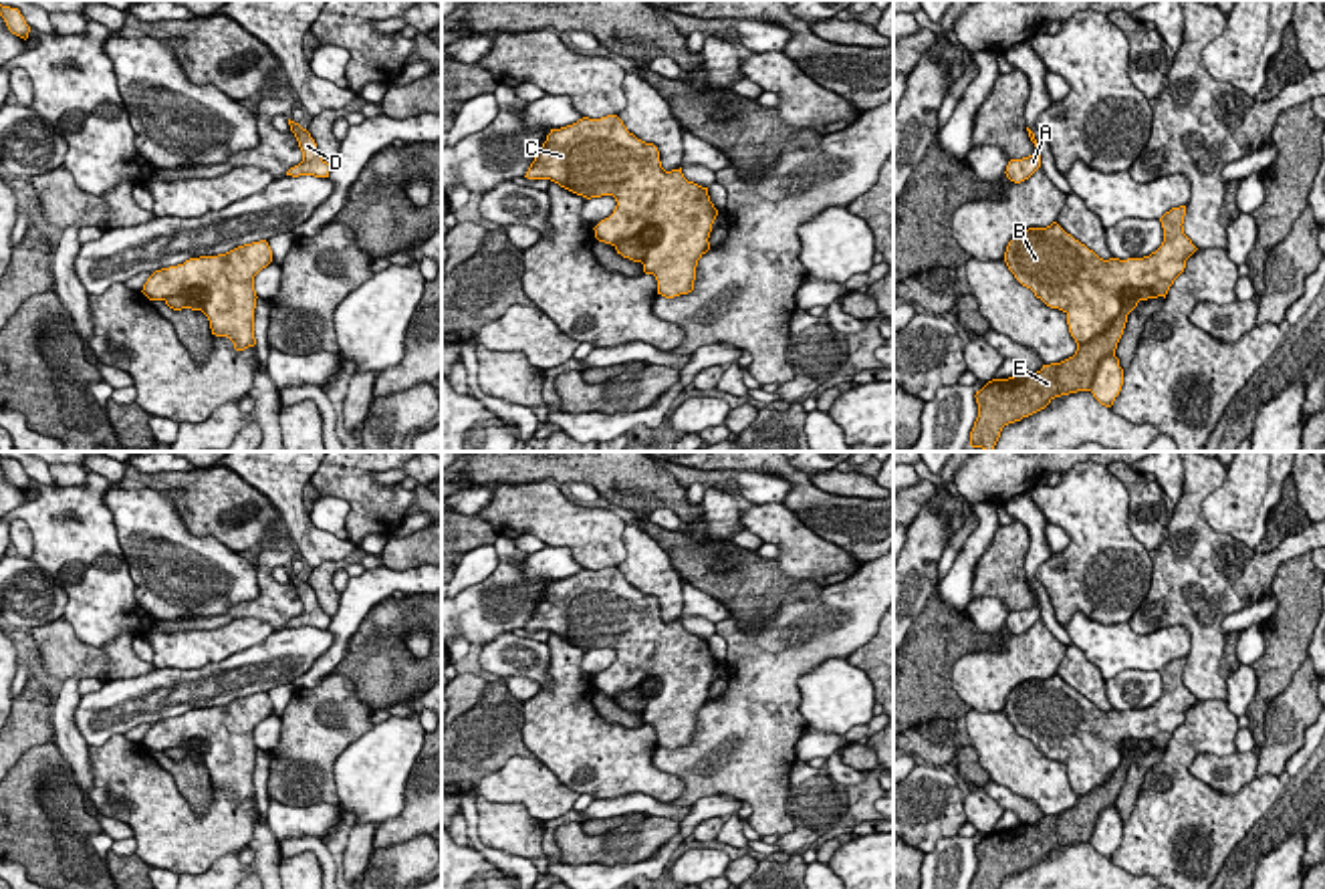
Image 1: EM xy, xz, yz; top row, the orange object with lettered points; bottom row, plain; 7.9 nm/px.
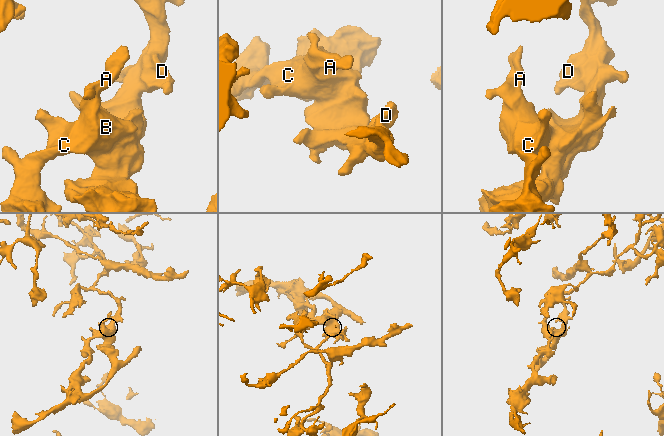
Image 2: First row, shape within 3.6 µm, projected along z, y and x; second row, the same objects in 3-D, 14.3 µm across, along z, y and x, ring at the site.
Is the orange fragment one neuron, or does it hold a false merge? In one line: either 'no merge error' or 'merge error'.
merge error

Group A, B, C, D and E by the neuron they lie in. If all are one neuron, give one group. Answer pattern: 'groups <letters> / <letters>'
groups A B C D / E

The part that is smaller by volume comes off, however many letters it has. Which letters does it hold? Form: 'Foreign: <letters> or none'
Foreign: E

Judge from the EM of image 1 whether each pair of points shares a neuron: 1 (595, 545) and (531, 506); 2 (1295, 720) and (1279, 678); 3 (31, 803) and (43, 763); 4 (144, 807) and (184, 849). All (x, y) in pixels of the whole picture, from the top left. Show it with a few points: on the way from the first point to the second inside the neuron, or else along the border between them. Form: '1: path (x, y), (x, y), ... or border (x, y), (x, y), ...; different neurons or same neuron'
1: path (579, 529), (547, 515); same neuron
2: border (1303, 660), (1291, 682), (1269, 704), (1265, 734); different neurons
3: path (35, 793), (41, 773); same neuron
4: path (154, 817), (176, 839); same neuron

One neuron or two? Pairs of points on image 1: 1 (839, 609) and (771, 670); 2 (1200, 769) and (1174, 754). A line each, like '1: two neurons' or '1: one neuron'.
1: one neuron
2: two neurons

